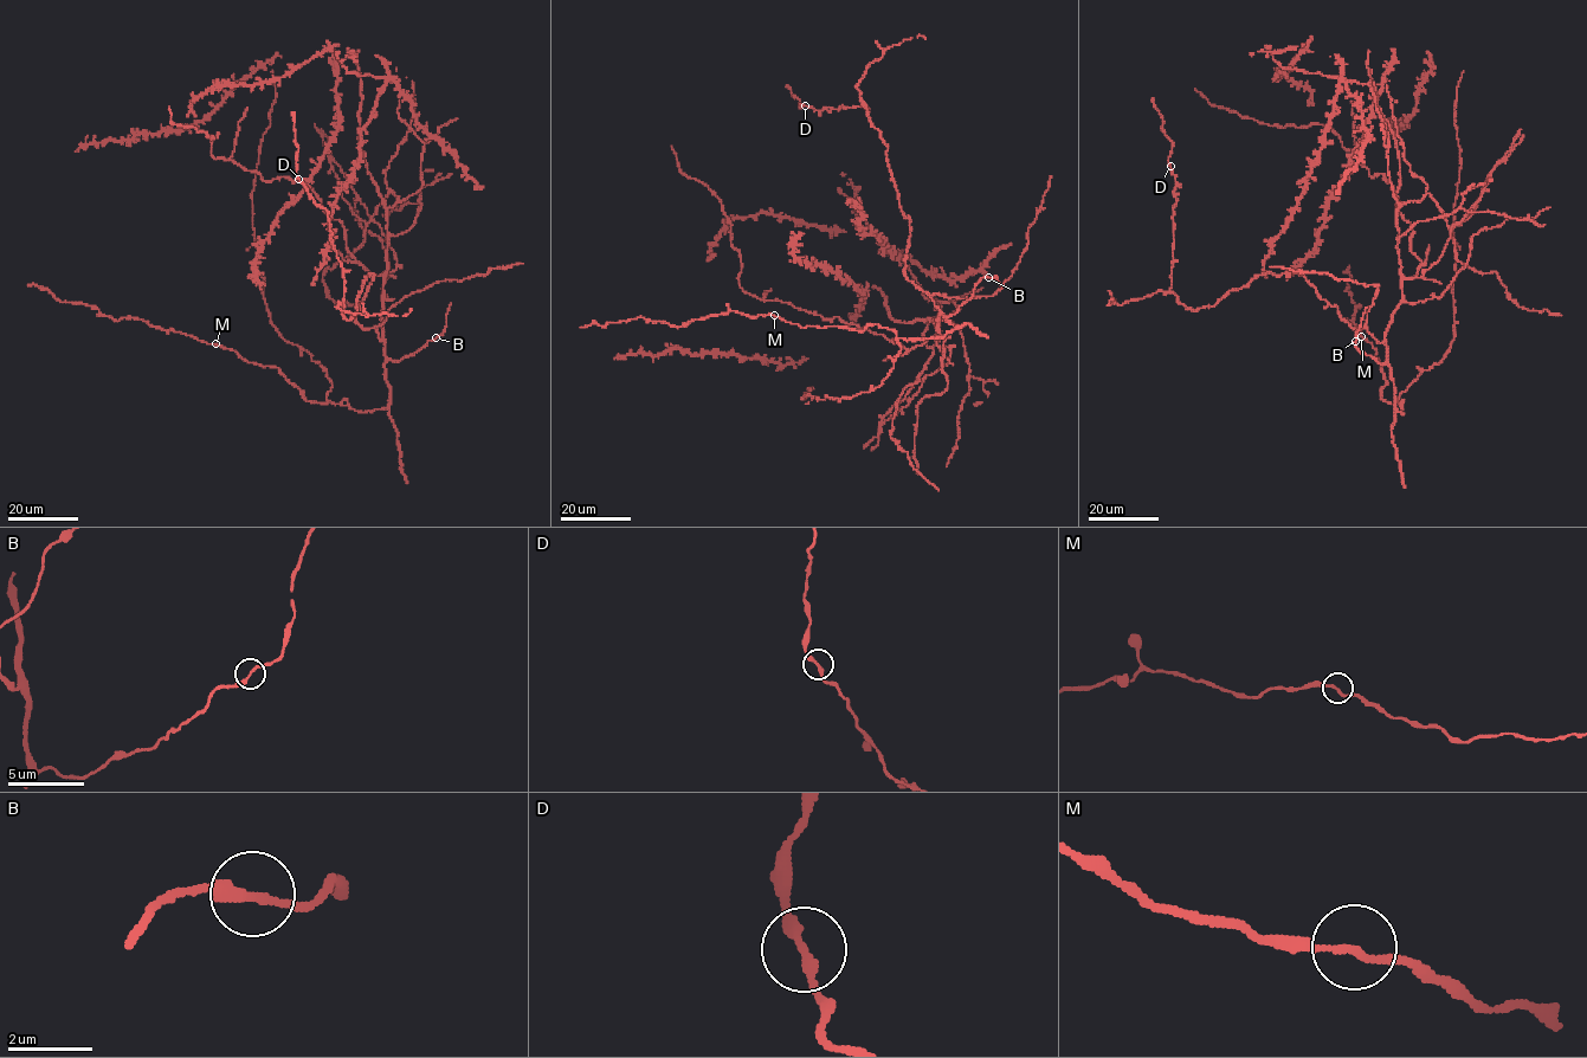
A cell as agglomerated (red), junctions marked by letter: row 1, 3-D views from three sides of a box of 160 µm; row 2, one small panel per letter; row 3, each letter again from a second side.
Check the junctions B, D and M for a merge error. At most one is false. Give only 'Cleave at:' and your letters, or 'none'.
Cleave at: none

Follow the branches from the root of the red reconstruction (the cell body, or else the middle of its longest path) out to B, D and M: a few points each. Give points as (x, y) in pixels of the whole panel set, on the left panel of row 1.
B: (386, 379), (385, 363), (388, 360), (398, 361), (412, 355), (437, 337)
D: (386, 379), (385, 342), (355, 321), (374, 275), (347, 320), (328, 212), (300, 179)
M: (386, 379), (391, 402), (360, 413), (347, 405), (307, 400), (277, 368), (247, 362), (215, 344)

